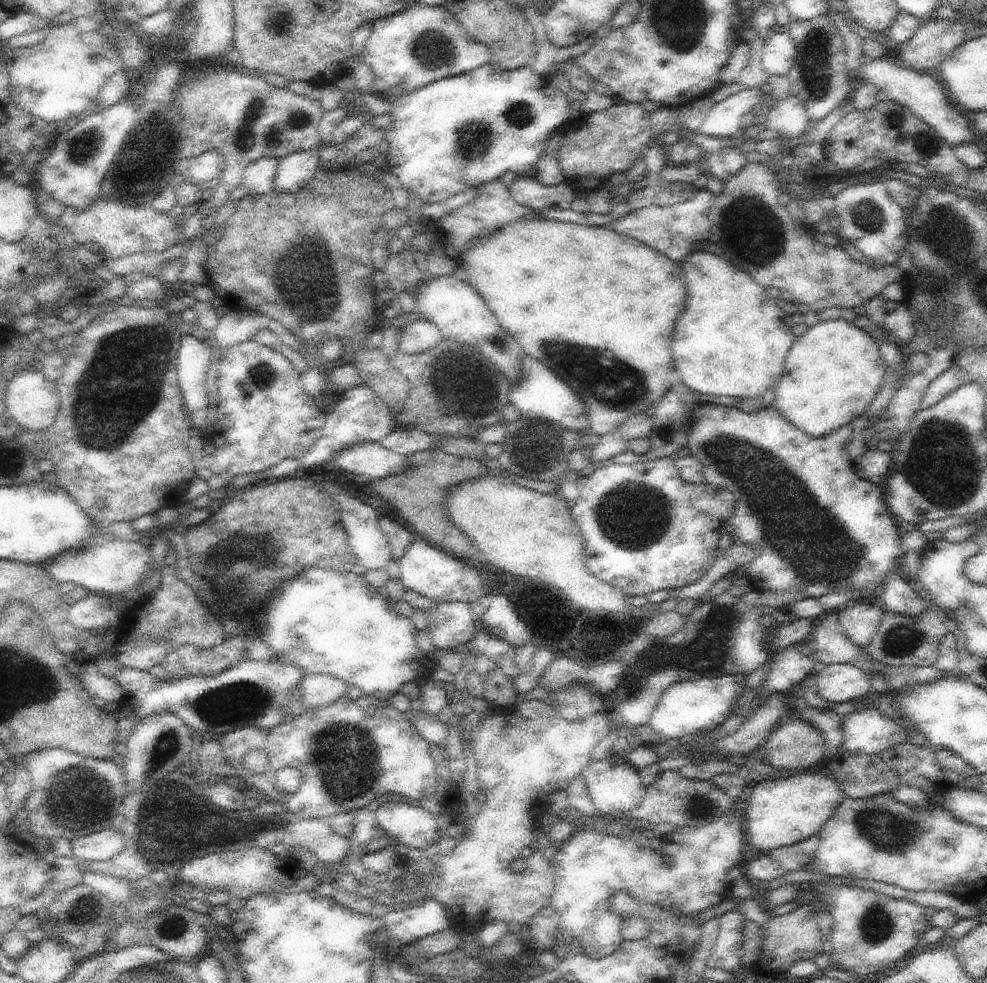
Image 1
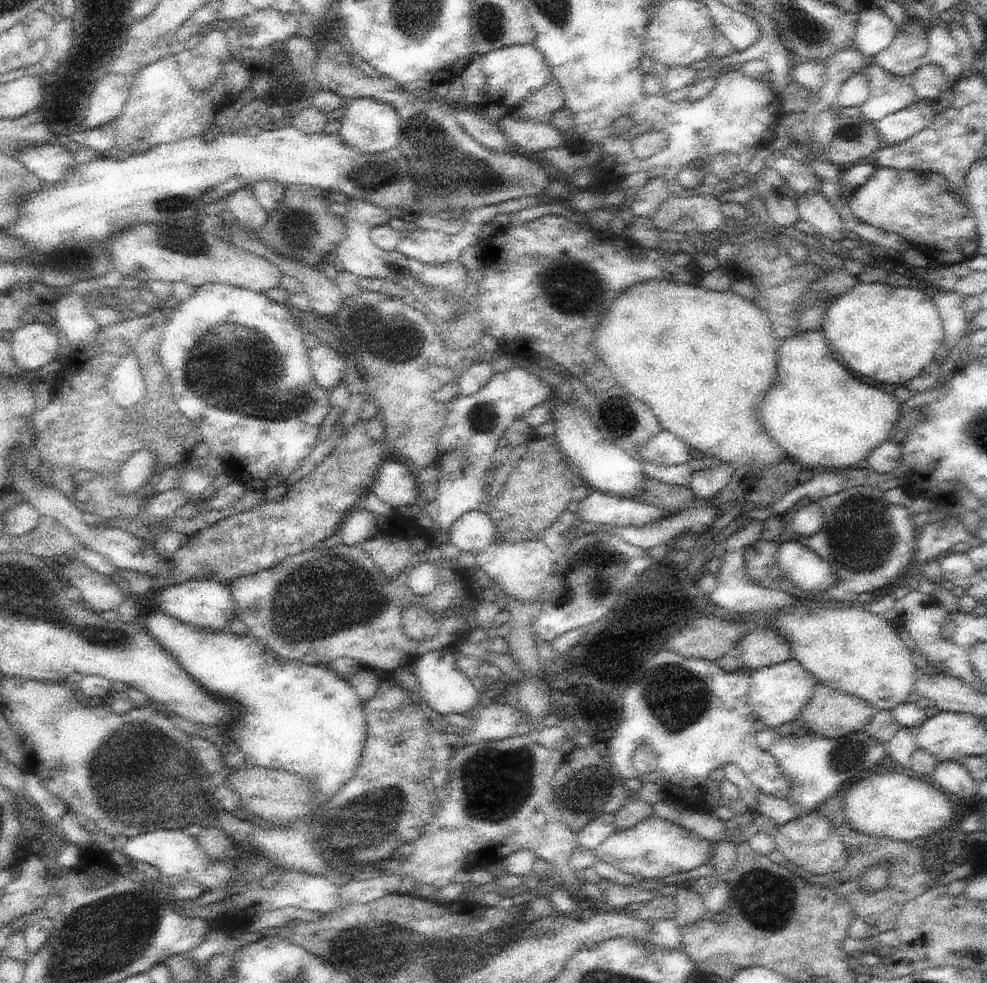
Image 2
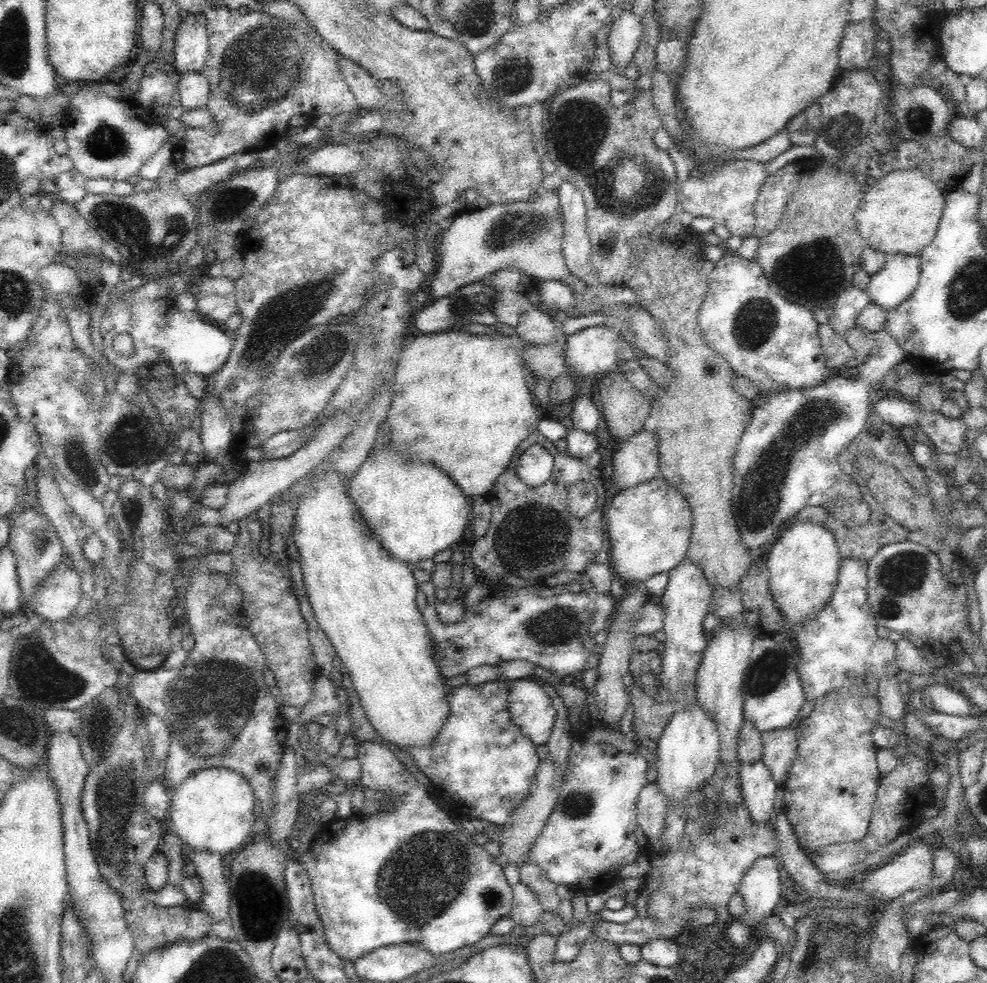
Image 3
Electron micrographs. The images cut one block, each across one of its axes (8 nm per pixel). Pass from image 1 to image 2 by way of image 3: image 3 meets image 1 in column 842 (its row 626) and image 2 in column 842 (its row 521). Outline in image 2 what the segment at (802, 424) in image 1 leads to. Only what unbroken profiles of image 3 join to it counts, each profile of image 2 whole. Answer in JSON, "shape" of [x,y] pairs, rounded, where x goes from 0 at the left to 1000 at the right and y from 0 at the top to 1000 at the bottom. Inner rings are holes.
{"shape":[[[866,289],[860,297],[850,301],[836,317],[834,340],[840,346],[850,366],[866,380],[884,385],[893,391],[919,391],[931,383],[943,368],[947,358],[957,348],[957,336],[943,297],[931,293],[907,293],[901,289]]]}

